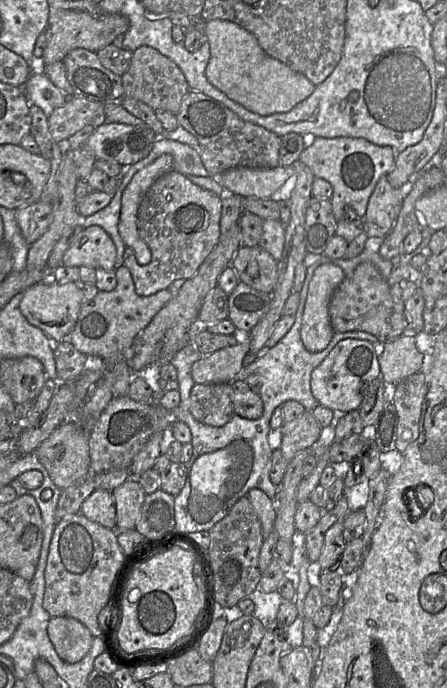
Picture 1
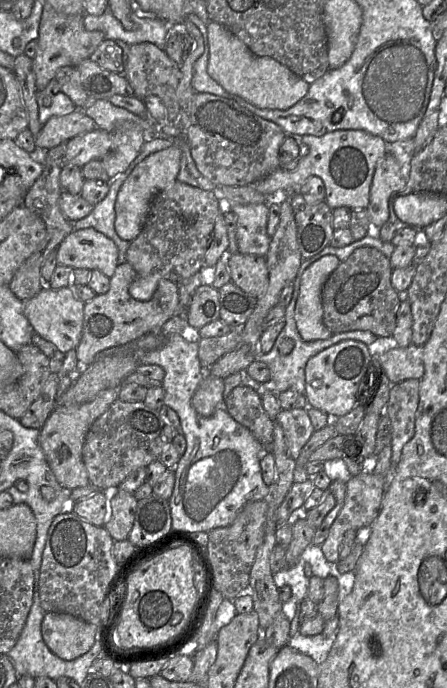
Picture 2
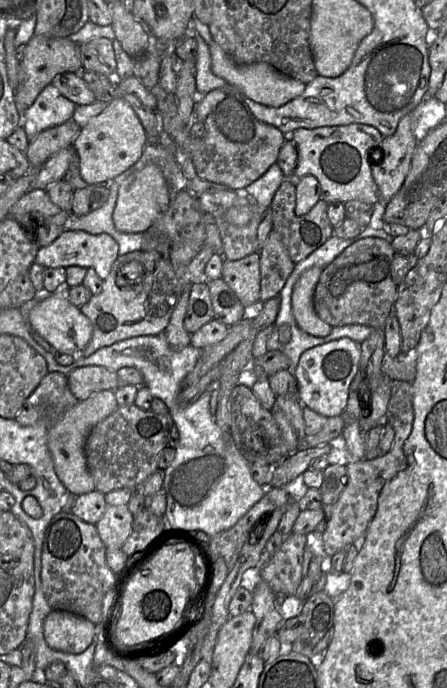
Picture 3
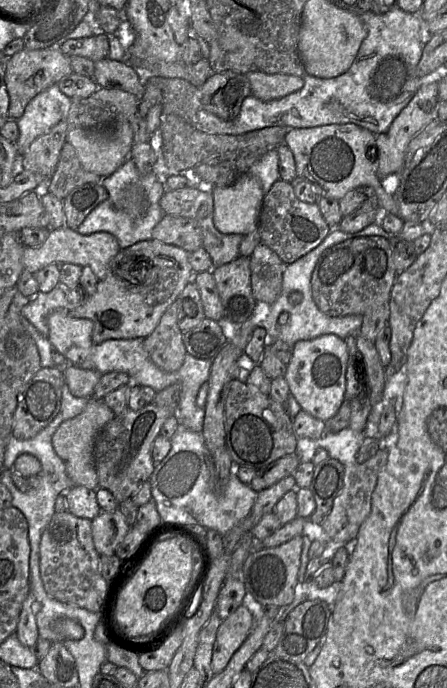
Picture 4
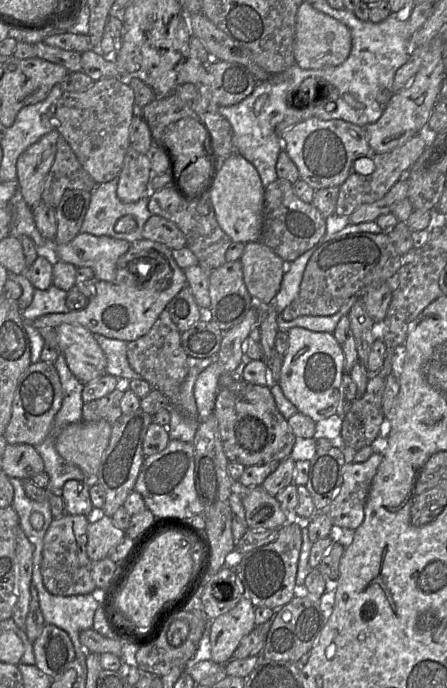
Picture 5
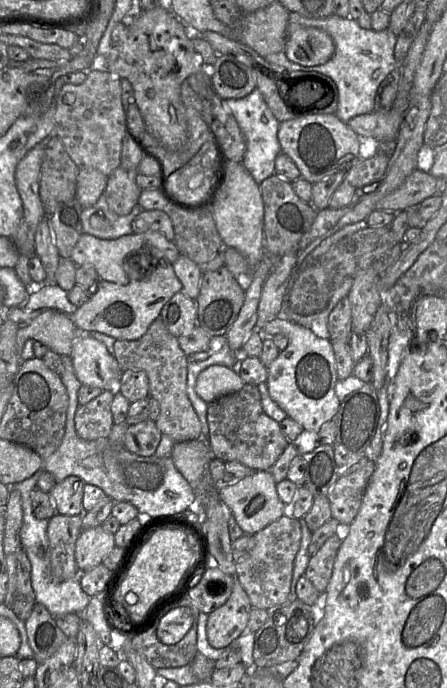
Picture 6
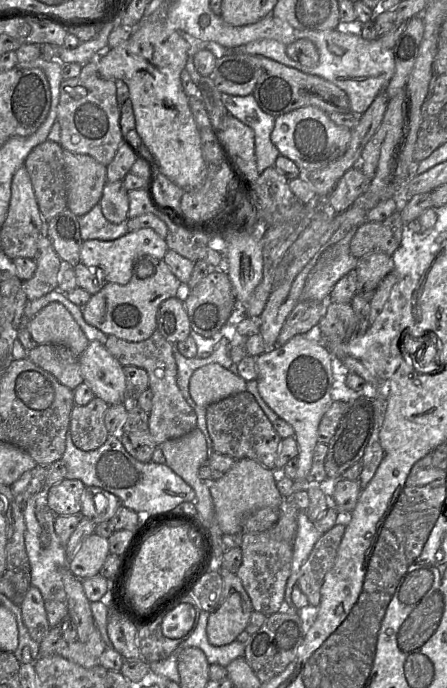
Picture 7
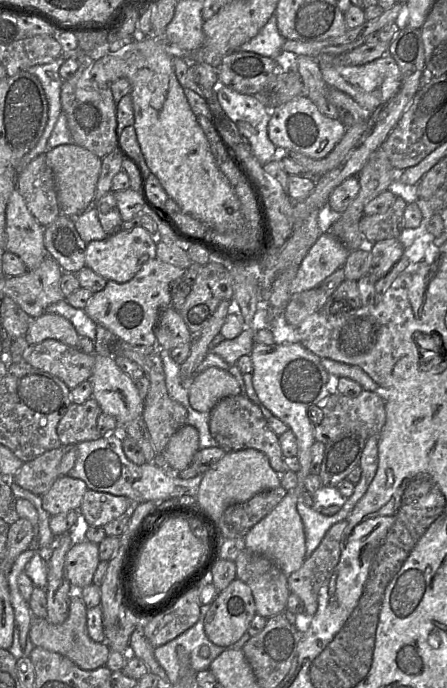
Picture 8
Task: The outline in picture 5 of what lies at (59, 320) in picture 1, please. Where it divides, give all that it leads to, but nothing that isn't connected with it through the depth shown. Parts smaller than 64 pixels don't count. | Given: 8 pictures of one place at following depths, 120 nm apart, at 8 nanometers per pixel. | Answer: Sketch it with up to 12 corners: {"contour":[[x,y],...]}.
{"contour":[[63,323],[57,348],[85,384],[106,374],[106,356],[89,329]]}

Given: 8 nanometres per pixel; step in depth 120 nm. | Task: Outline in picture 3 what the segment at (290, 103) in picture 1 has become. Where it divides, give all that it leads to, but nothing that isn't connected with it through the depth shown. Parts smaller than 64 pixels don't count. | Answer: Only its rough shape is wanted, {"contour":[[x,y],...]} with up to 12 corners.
{"contour":[[213,38],[212,72],[247,98],[279,107],[306,84],[266,62],[237,64]]}

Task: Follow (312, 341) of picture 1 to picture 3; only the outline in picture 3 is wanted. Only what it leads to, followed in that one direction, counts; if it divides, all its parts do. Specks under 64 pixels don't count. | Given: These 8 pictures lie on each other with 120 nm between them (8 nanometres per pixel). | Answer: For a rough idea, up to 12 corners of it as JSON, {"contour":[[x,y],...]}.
{"contour":[[323,269],[304,271],[292,292],[296,324],[314,337],[333,328],[314,308]]}

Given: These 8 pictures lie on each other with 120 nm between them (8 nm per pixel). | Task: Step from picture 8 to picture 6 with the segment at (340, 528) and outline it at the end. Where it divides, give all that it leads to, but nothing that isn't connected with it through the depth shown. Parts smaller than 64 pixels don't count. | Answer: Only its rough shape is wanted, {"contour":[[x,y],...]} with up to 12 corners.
{"contour":[[333,535],[309,559],[304,575],[326,592],[341,543]]}

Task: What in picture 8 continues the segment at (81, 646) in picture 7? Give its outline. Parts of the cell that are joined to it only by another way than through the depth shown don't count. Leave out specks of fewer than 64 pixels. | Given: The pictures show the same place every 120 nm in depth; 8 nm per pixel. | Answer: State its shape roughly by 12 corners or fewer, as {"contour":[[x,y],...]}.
{"contour":[[73,590],[67,619],[33,619],[35,647],[83,670],[105,666],[111,649],[88,635],[88,608]]}

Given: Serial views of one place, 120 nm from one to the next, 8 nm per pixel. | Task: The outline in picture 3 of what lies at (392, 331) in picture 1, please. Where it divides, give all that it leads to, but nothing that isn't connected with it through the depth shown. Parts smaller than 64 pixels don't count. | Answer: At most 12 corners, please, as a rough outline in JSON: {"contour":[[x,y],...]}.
{"contour":[[391,243],[348,246],[320,275],[331,327],[384,330],[397,298]]}

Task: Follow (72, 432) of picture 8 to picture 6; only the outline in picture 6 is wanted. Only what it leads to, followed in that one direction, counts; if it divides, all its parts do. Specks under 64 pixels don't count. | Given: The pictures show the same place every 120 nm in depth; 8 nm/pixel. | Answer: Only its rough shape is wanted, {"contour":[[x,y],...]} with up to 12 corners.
{"contour":[[105,389],[78,407],[81,439],[108,439],[116,389]]}

